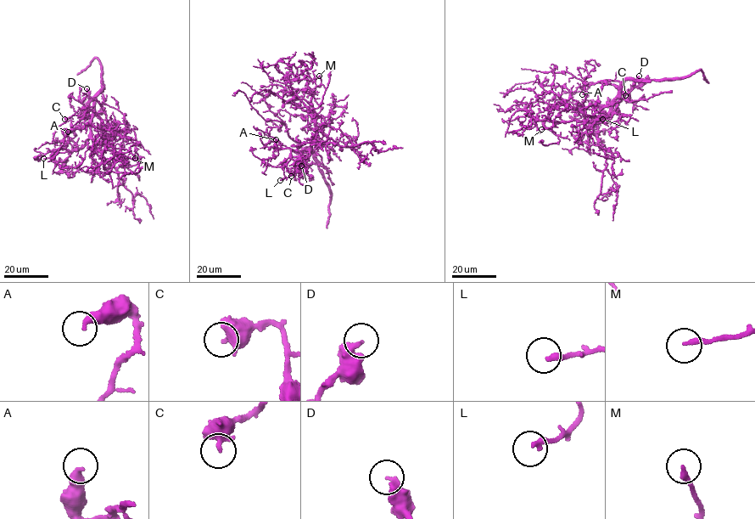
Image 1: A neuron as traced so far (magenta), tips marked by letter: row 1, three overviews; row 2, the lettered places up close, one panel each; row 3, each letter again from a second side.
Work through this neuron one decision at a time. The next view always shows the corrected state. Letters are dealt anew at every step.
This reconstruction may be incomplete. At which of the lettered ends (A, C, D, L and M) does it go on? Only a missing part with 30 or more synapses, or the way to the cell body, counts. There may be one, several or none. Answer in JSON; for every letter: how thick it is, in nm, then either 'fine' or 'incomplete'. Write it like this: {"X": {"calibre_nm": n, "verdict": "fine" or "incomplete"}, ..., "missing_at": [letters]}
{"A": {"calibre_nm": 360, "verdict": "fine"}, "C": {"calibre_nm": 320, "verdict": "fine"}, "D": {"calibre_nm": 360, "verdict": "incomplete"}, "L": {"calibre_nm": 220, "verdict": "fine"}, "M": {"calibre_nm": 220, "verdict": "fine"}, "missing_at": ["D"]}

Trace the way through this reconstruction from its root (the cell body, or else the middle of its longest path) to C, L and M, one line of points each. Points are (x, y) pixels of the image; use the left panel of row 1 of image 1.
C: (92, 132), (88, 126), (73, 128), (70, 119), (64, 119)
L: (92, 132), (83, 147), (72, 151), (62, 161), (43, 158)
M: (92, 132), (97, 143), (112, 145), (118, 153), (121, 149), (125, 149), (135, 158)

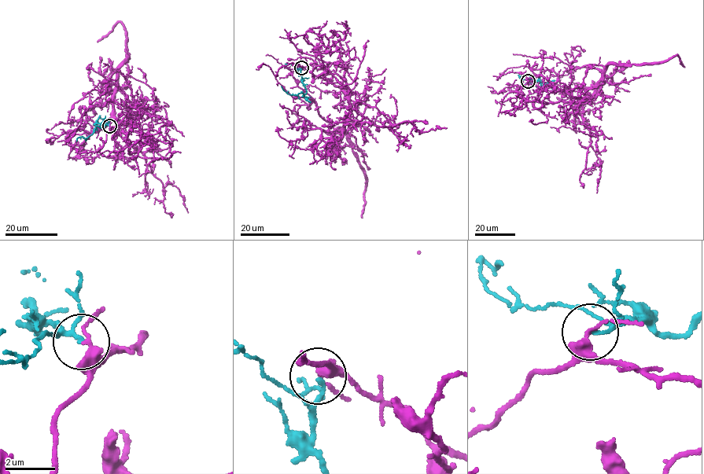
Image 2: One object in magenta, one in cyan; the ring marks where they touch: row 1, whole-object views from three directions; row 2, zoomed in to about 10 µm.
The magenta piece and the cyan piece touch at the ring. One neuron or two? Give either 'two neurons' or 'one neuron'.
two neurons

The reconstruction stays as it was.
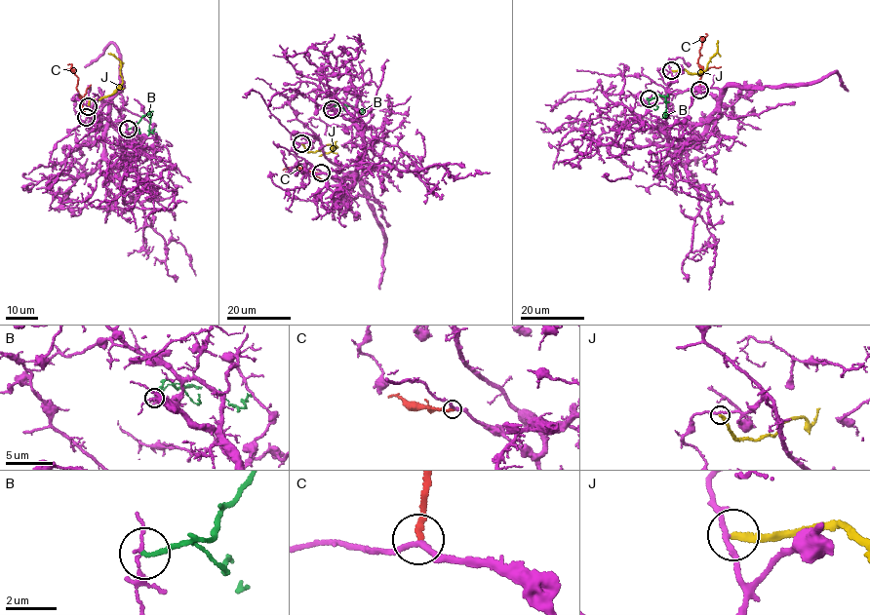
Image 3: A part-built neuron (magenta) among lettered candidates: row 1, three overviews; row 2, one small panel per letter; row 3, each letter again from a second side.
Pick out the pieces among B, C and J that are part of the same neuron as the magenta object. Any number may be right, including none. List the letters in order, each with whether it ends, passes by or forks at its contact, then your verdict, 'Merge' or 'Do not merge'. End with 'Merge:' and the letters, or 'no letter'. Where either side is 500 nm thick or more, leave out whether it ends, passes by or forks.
B: It ends there. Do not merge
C: It ends there. Merge
J: It ends there. Do not merge
Merge: C

